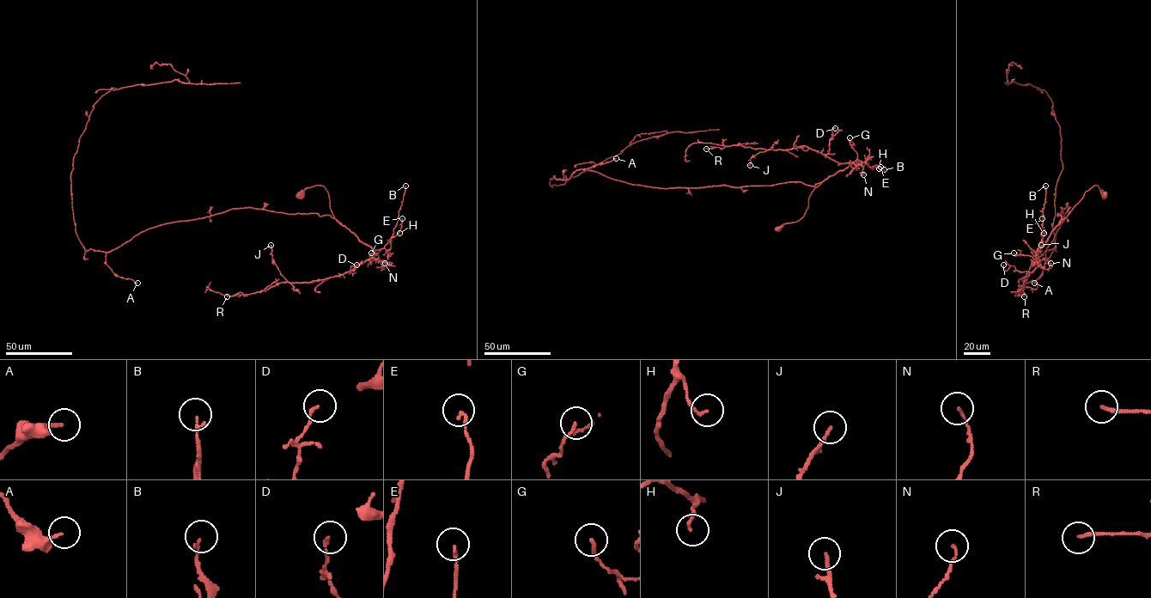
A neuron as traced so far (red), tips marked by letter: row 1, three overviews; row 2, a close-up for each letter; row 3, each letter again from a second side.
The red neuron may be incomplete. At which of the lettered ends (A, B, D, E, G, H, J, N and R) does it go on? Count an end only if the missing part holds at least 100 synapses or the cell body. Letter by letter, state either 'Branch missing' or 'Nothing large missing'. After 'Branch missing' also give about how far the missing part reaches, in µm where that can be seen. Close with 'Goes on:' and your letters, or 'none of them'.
A: Nothing large missing
B: Nothing large missing
D: Nothing large missing
E: Nothing large missing
G: Nothing large missing
H: Nothing large missing
J: Nothing large missing
N: Nothing large missing
R: Nothing large missing
Goes on: none of them

